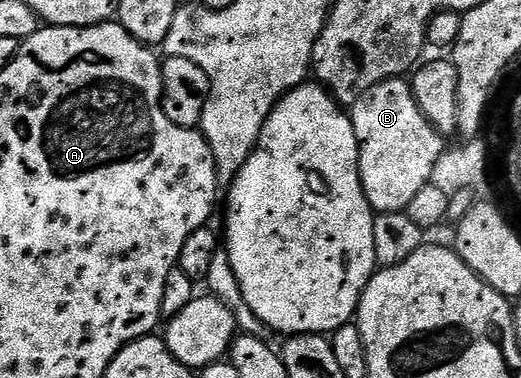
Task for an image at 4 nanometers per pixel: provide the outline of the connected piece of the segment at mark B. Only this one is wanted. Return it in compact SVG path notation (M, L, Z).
M402 77L390 78L369 88L349 108L351 123L359 141L359 175L371 209L381 214L398 214L406 211L409 200L432 181L434 164L445 151L444 137L431 125L421 112L411 91L410 81Z

